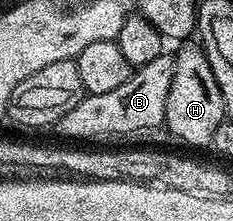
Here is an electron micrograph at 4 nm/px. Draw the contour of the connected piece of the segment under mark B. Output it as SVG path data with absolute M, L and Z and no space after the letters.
M164 55L153 63L138 66L121 87L105 91L105 95L87 93L57 122L63 137L72 137L75 143L91 143L94 137L119 137L122 133L139 133L142 129L155 129L164 124L165 103L169 99L169 87L173 83L174 56Z

